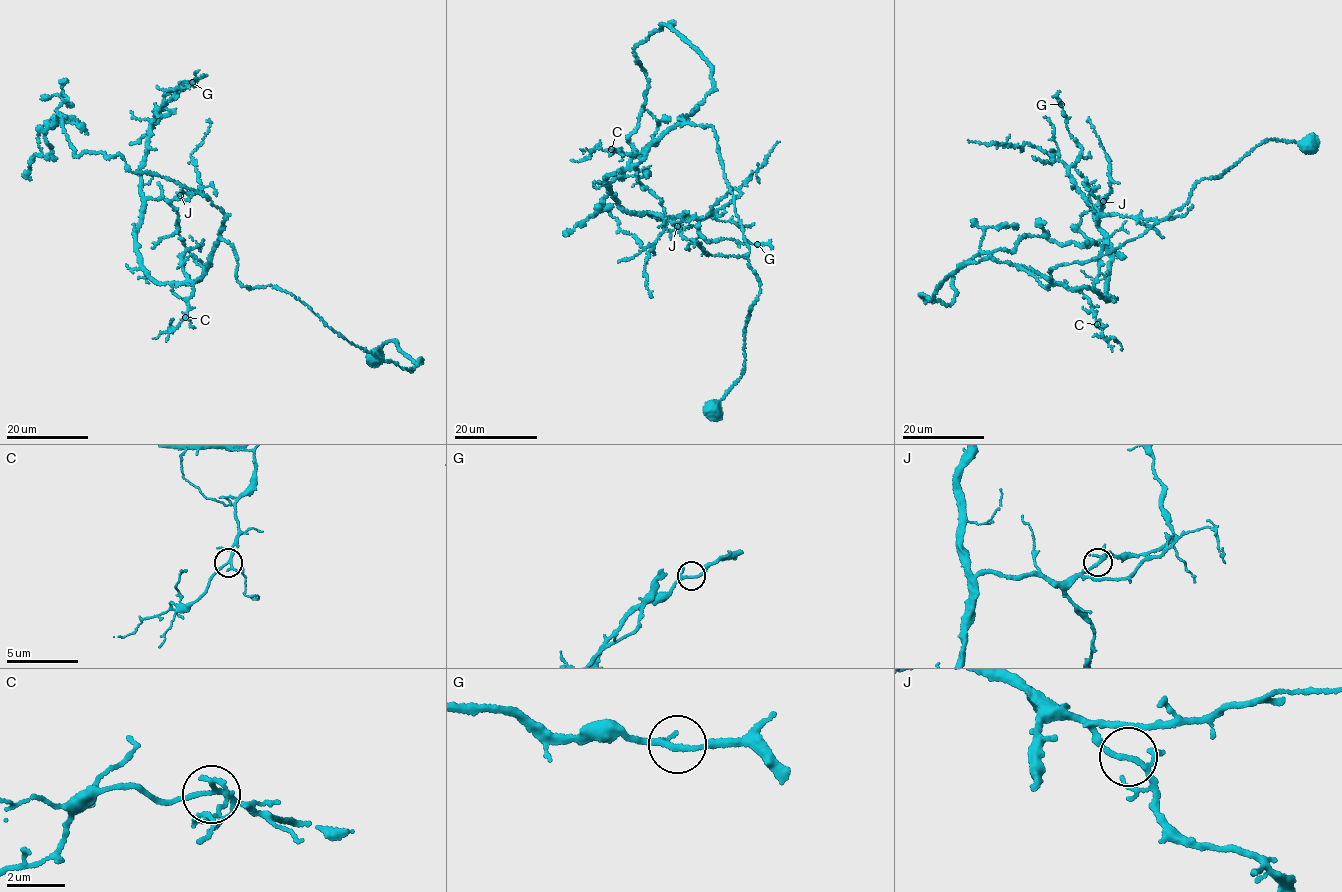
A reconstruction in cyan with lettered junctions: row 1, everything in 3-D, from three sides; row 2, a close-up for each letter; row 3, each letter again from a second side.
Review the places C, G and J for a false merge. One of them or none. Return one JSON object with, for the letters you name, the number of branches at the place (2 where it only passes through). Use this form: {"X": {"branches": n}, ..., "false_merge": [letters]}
{"false_merge": []}

